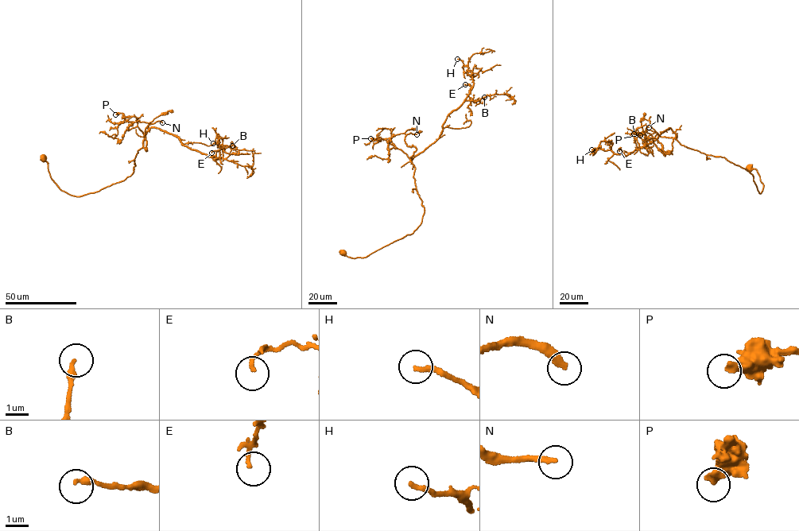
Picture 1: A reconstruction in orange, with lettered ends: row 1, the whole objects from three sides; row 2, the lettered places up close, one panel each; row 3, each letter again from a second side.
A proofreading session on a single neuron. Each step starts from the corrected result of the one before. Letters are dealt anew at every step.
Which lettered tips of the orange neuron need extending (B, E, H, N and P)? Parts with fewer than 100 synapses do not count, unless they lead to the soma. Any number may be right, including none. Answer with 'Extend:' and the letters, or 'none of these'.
Extend: N

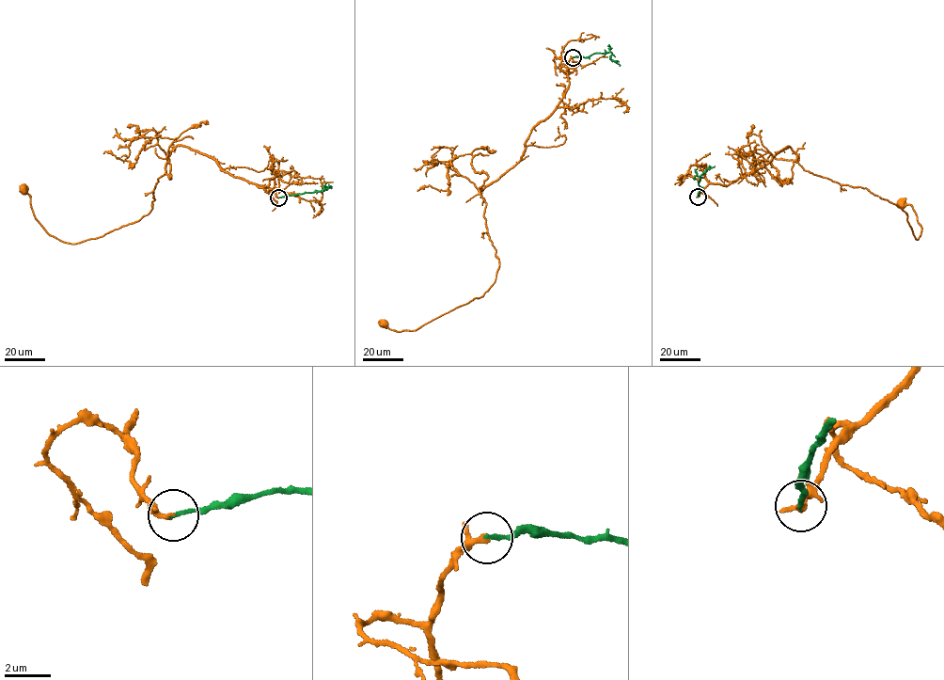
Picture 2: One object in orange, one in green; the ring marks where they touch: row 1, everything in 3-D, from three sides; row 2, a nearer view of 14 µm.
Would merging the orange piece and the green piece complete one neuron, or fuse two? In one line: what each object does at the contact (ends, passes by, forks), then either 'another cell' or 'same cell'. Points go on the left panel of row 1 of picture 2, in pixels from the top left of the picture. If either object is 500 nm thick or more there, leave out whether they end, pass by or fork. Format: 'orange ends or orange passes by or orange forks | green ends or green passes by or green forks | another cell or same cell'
orange passes by | green ends | same cell

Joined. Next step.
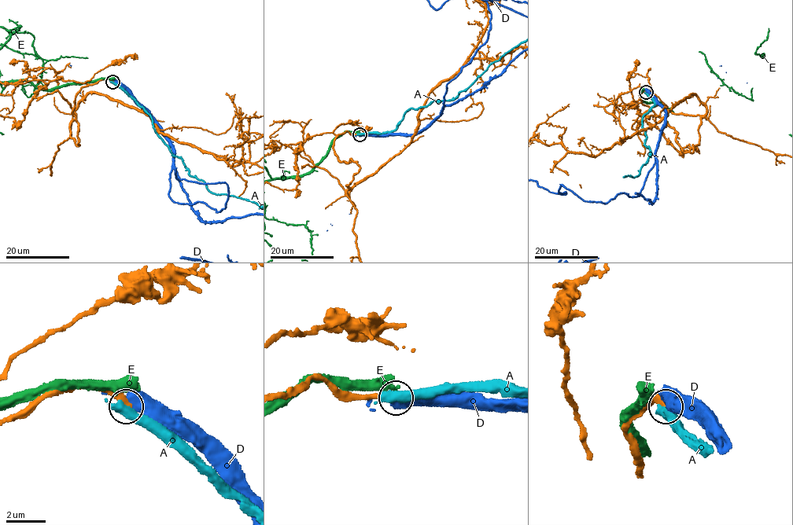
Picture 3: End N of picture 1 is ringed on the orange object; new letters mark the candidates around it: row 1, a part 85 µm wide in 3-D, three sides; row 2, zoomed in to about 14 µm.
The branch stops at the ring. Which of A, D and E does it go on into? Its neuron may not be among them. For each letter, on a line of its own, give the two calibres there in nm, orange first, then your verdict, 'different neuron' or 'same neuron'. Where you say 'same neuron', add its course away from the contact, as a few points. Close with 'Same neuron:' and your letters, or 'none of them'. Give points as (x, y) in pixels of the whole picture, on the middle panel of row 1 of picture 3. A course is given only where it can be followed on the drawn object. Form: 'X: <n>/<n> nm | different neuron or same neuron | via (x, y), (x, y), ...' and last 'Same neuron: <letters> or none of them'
A: 320/550 nm | different neuron
D: 320/460 nm | different neuron
E: 280/460 nm | different neuron
Same neuron: none of them

